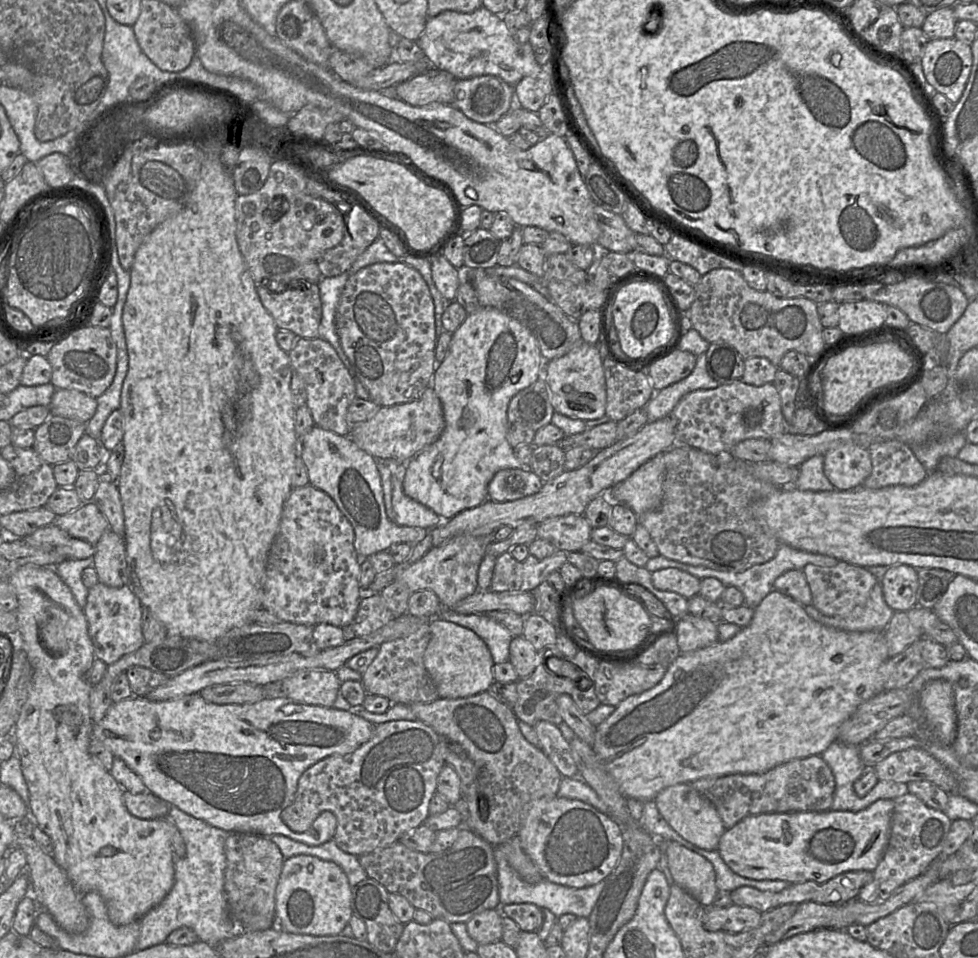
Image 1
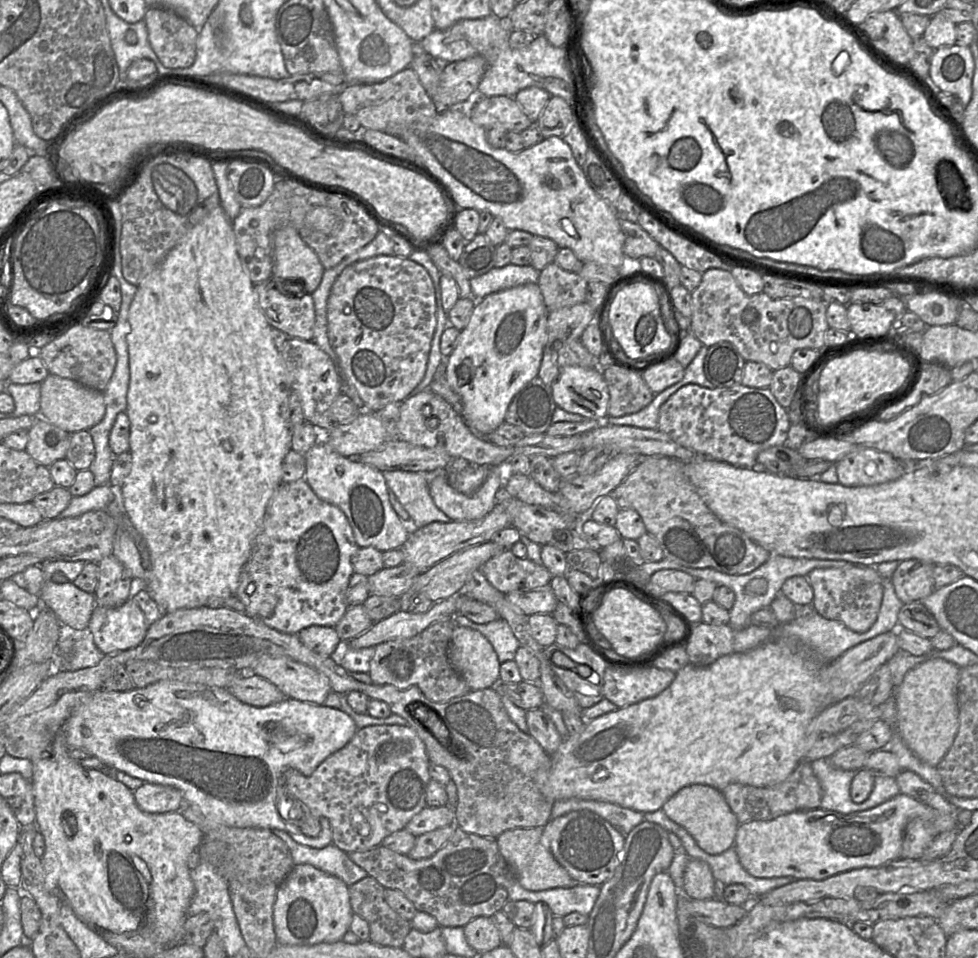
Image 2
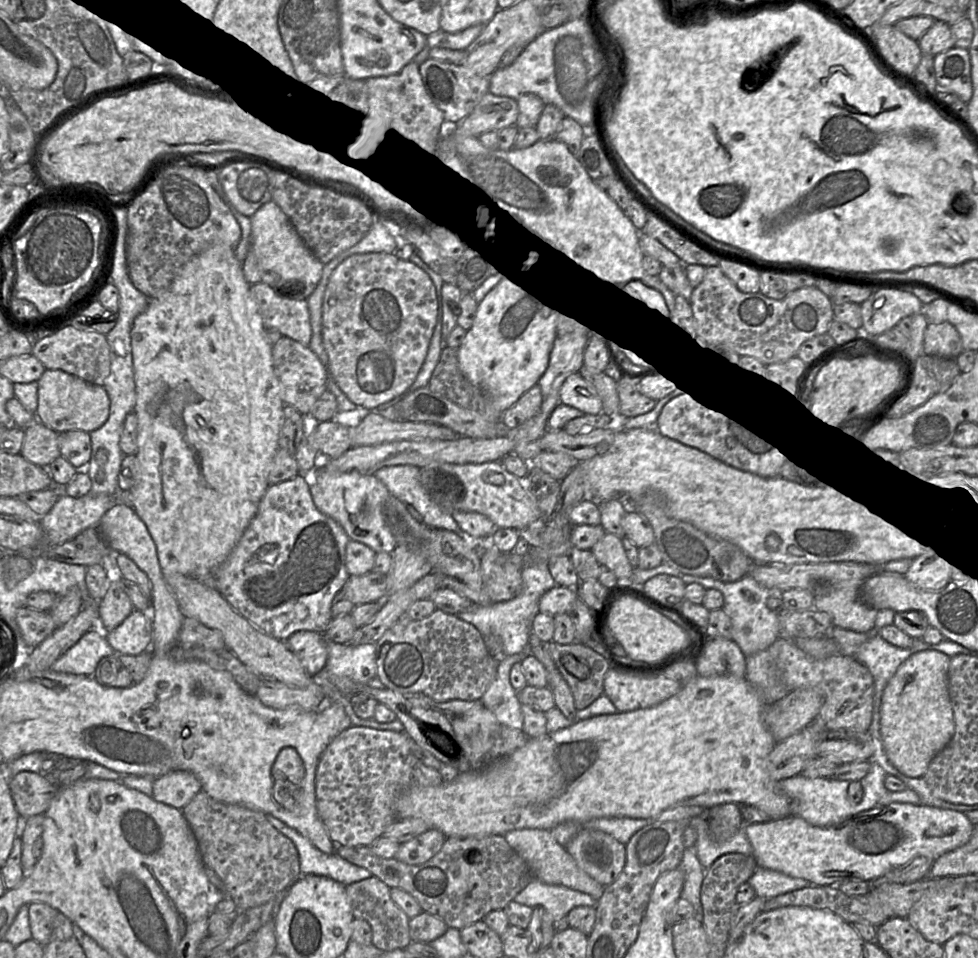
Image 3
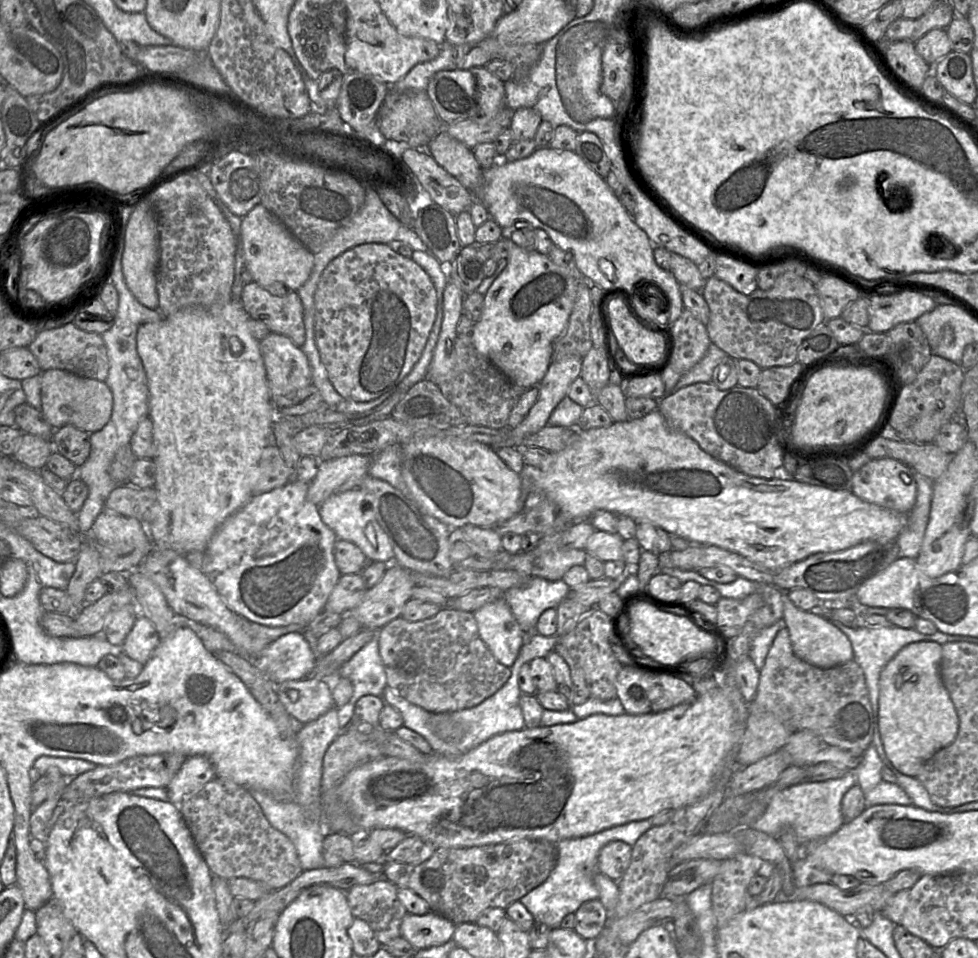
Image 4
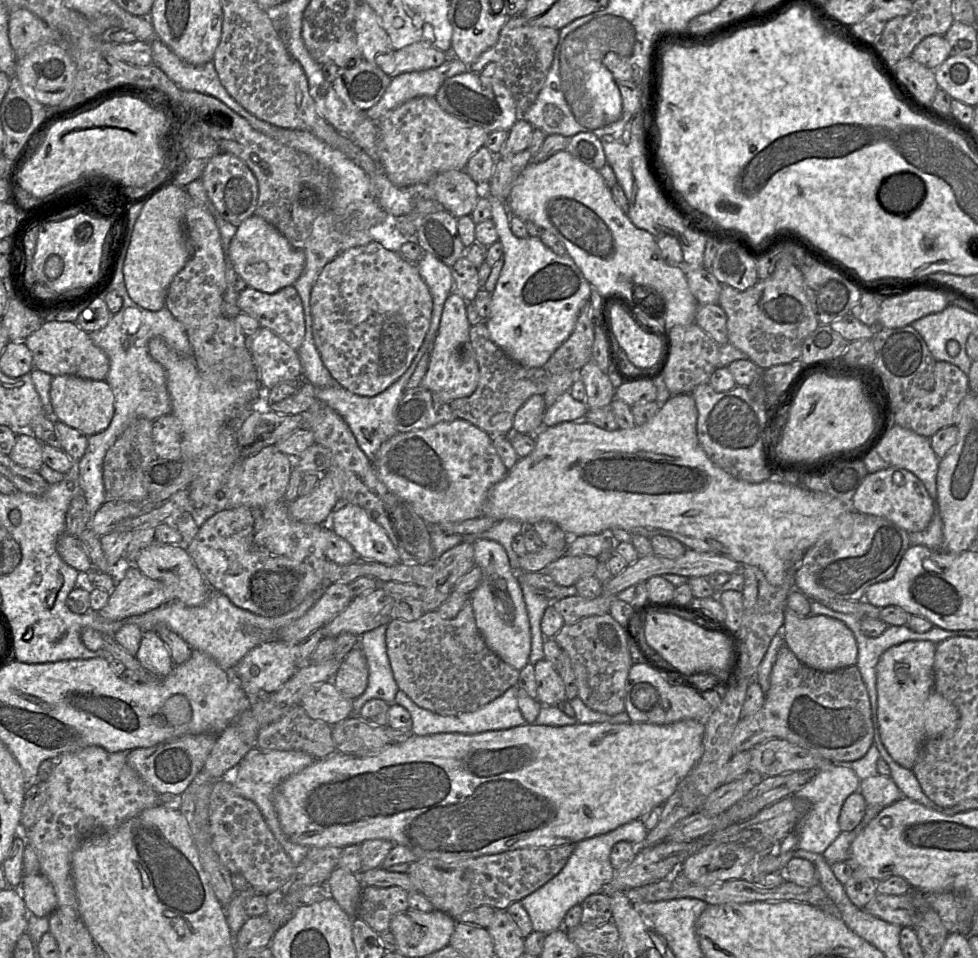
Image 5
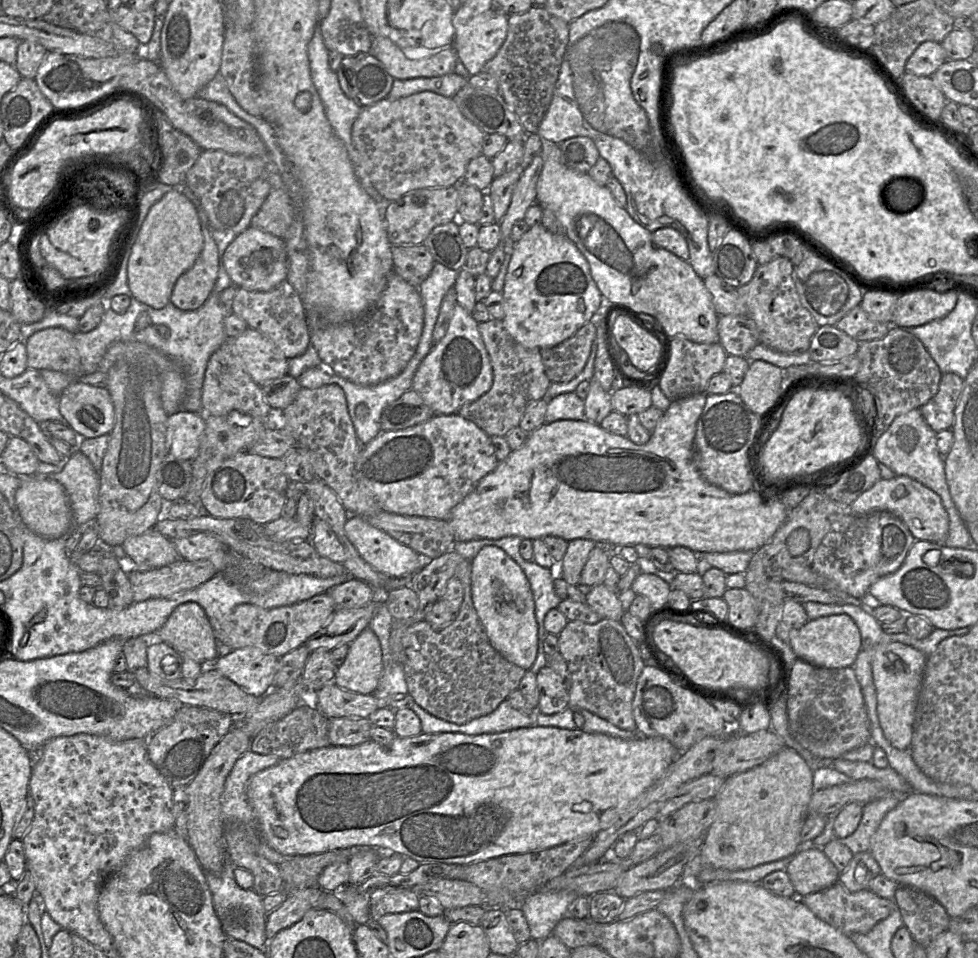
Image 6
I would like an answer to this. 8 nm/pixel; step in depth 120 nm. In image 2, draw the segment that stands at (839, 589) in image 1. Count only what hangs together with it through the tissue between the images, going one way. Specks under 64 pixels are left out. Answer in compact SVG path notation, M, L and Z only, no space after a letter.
M874 567L816 568L807 576L814 592L812 606L826 619L840 621L849 629L863 633L876 622L882 604L883 579Z

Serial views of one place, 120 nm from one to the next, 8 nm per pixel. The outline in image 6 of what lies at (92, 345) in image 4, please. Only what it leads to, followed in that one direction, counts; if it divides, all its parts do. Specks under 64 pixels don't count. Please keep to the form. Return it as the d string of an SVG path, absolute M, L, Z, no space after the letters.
M60 327L40 330L25 340L28 368L77 375L81 358L74 334Z

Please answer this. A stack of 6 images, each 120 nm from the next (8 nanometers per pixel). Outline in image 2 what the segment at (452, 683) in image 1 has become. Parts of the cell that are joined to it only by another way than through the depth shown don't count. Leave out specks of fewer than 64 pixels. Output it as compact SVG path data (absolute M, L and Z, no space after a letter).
M457 625L448 648L448 659L471 691L499 684L500 662L490 642L478 631Z

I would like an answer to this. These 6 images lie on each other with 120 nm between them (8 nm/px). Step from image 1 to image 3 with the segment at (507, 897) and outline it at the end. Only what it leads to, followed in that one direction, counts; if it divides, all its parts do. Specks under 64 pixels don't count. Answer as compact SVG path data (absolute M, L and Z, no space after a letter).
M533 880L513 901L534 907L543 907L550 915L552 922L559 920L578 906L596 906L597 901L587 893L573 890L562 885L545 884Z

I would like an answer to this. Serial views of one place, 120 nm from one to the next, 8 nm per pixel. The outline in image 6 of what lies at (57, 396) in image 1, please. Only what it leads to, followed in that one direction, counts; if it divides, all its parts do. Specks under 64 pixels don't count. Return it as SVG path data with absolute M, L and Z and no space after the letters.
M75 380L59 395L59 410L80 438L109 435L115 425L114 404L103 385Z

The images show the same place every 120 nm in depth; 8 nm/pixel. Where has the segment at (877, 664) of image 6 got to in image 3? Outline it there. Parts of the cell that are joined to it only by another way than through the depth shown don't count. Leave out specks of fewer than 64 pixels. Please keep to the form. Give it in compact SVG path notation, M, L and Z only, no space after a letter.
M936 650L913 653L897 669L881 698L881 735L890 762L912 778L925 775L932 759L955 734L953 707L948 691L951 657Z

